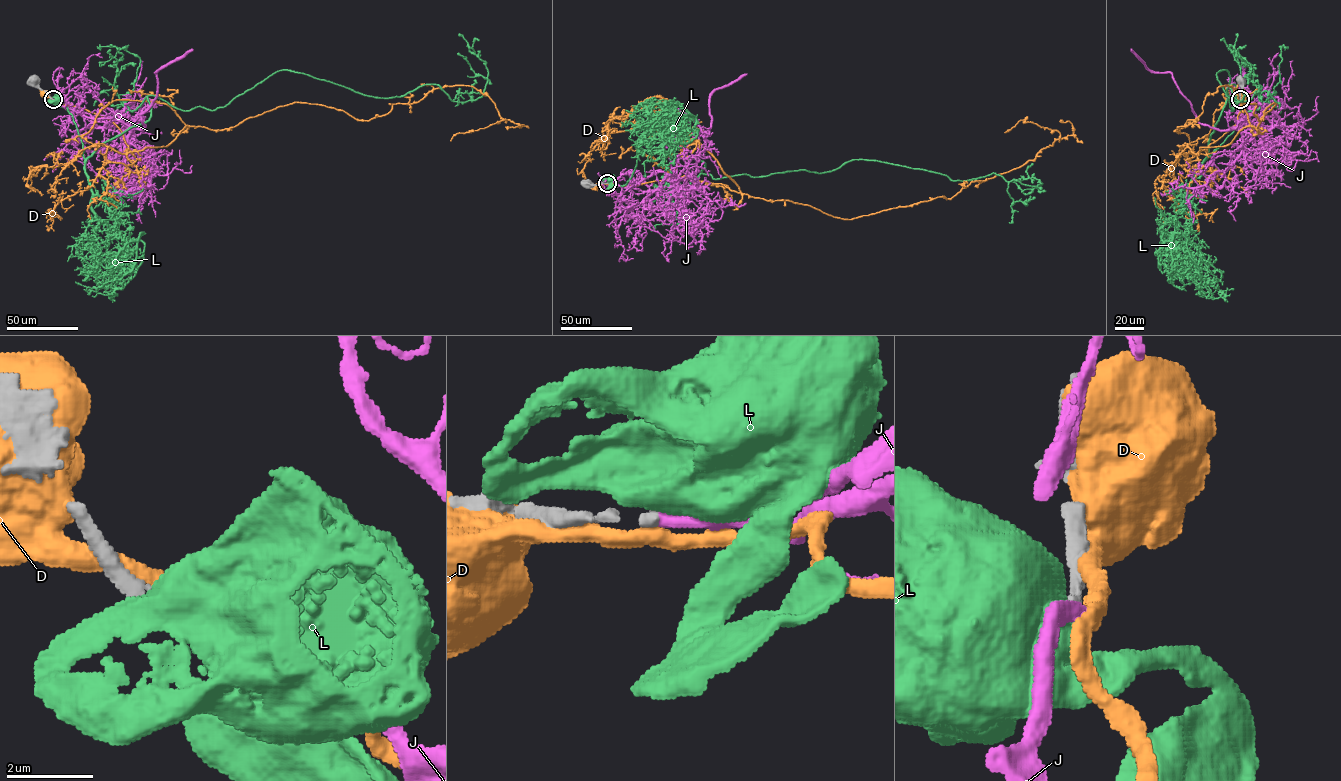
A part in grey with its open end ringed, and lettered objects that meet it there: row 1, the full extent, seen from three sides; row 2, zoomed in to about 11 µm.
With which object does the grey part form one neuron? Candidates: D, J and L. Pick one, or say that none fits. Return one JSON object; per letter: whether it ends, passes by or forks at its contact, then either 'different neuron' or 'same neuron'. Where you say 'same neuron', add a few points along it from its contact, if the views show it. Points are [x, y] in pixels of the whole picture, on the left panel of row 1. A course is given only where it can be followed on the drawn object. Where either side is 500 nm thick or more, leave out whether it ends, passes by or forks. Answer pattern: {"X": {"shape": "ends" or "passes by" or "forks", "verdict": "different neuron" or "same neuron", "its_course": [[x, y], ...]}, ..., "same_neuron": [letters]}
{"D": {"shape": "passes by", "verdict": "different neuron"}, "J": {"shape": "ends", "verdict": "same neuron", "its_course": [[53, 99], [87, 116], [114, 117], [142, 130], [145, 126], [141, 114], [156, 96], [155, 72], [193, 49]]}, "L": {"verdict": "different neuron"}, "same_neuron": ["J"]}

